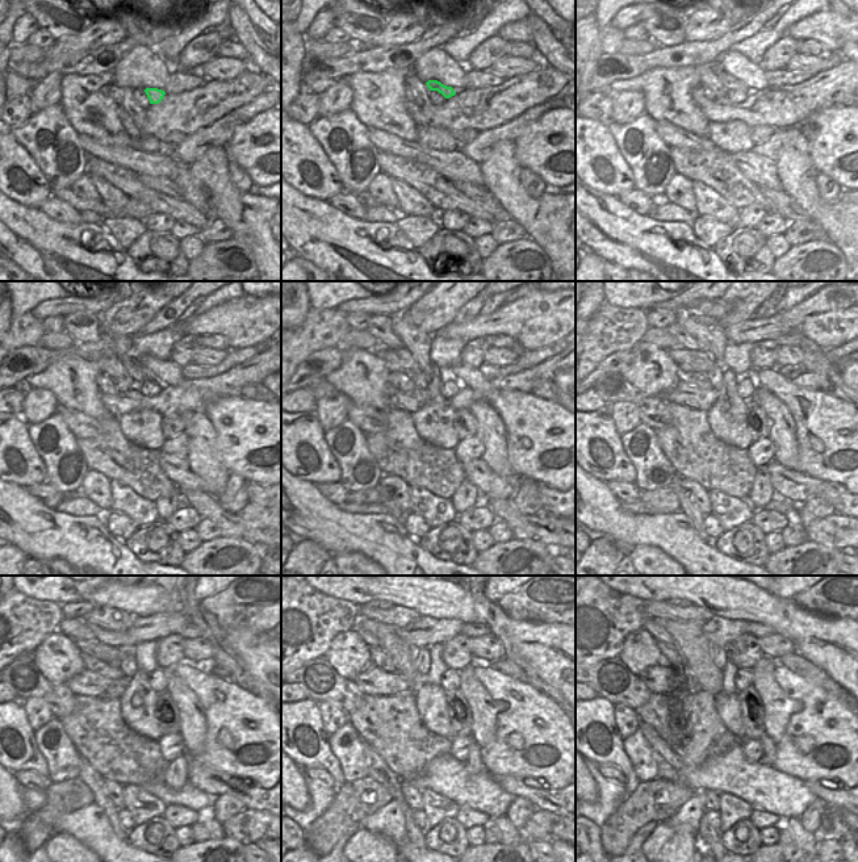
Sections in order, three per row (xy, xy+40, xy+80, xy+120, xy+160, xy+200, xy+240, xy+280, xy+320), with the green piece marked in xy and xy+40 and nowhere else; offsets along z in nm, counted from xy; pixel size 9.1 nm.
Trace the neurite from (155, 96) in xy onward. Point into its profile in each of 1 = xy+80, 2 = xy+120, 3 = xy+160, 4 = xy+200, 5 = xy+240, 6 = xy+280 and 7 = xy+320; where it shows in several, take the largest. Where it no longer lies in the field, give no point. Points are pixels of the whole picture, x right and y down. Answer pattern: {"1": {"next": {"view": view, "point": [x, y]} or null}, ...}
{"1": {"next": {"view": "xy+80", "point": [728, 82]}}, "2": {"next": {"view": "xy+120", "point": [138, 373]}}, "3": {"next": {"view": "xy+160", "point": [417, 342]}}, "4": {"next": {"view": "xy+200", "point": [706, 330]}}, "5": {"next": {"view": "xy+240", "point": [107, 618]}}, "6": {"next": {"view": "xy+280", "point": [400, 616]}}, "7": {"next": {"view": "xy+320", "point": [658, 610]}}}

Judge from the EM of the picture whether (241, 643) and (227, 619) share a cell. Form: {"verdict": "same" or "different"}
{"verdict": "different"}

